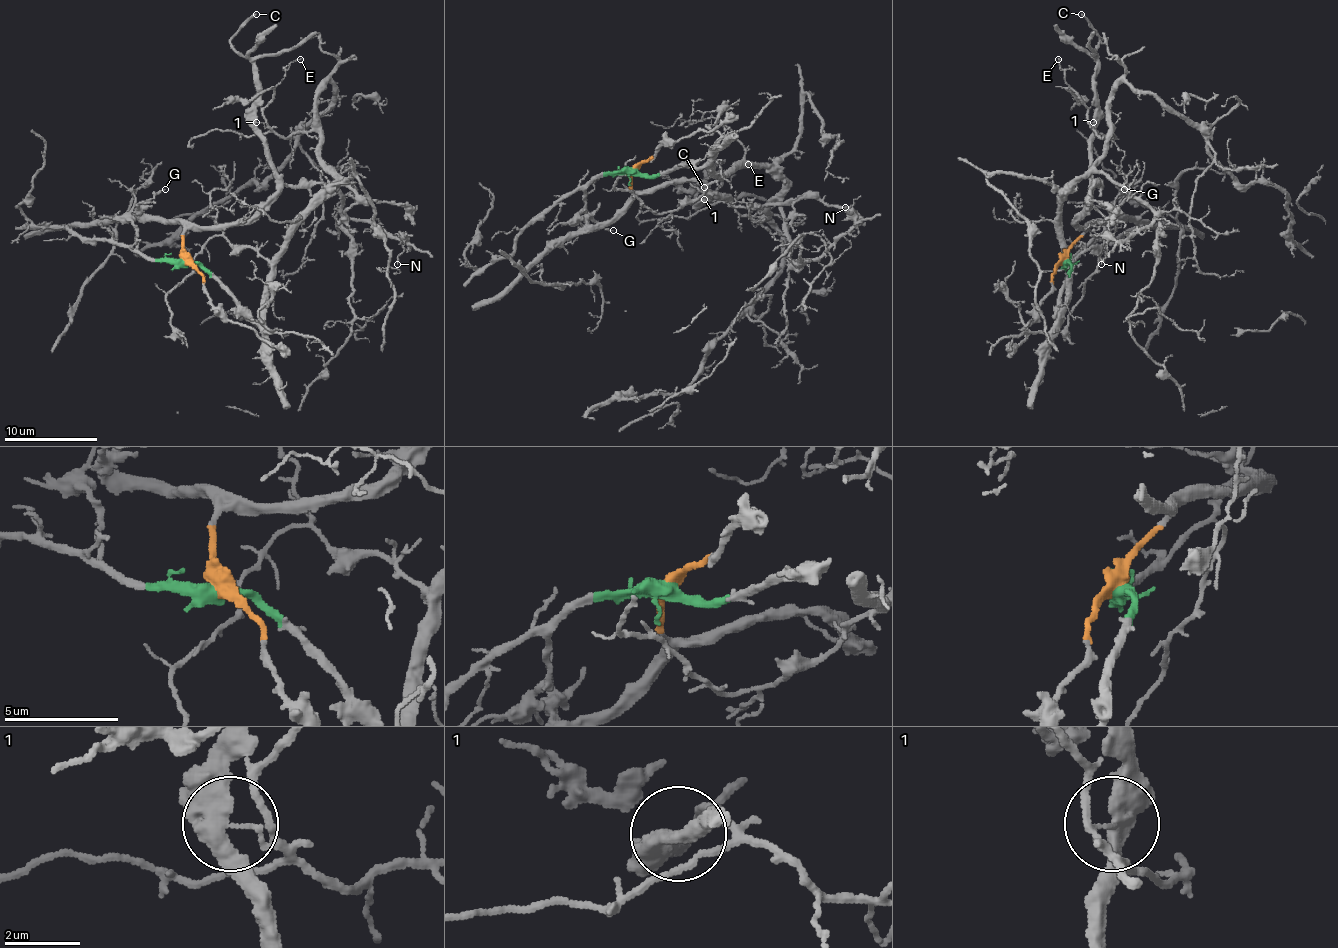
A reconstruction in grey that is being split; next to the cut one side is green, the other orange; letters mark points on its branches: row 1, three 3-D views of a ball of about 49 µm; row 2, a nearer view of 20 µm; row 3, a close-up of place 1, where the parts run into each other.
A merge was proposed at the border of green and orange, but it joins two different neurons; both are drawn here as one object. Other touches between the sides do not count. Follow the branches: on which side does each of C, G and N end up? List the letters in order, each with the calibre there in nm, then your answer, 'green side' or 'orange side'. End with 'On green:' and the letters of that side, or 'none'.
C: calibre 180 nm; orange side
G: calibre 140 nm; orange side
N: calibre 140 nm; green side
On green: N

